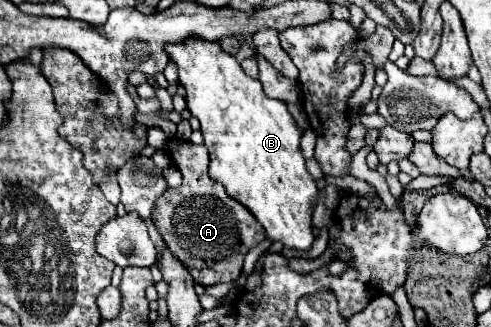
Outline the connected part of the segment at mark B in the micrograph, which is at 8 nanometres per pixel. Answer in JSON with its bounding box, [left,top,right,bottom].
[168,39,318,251]

